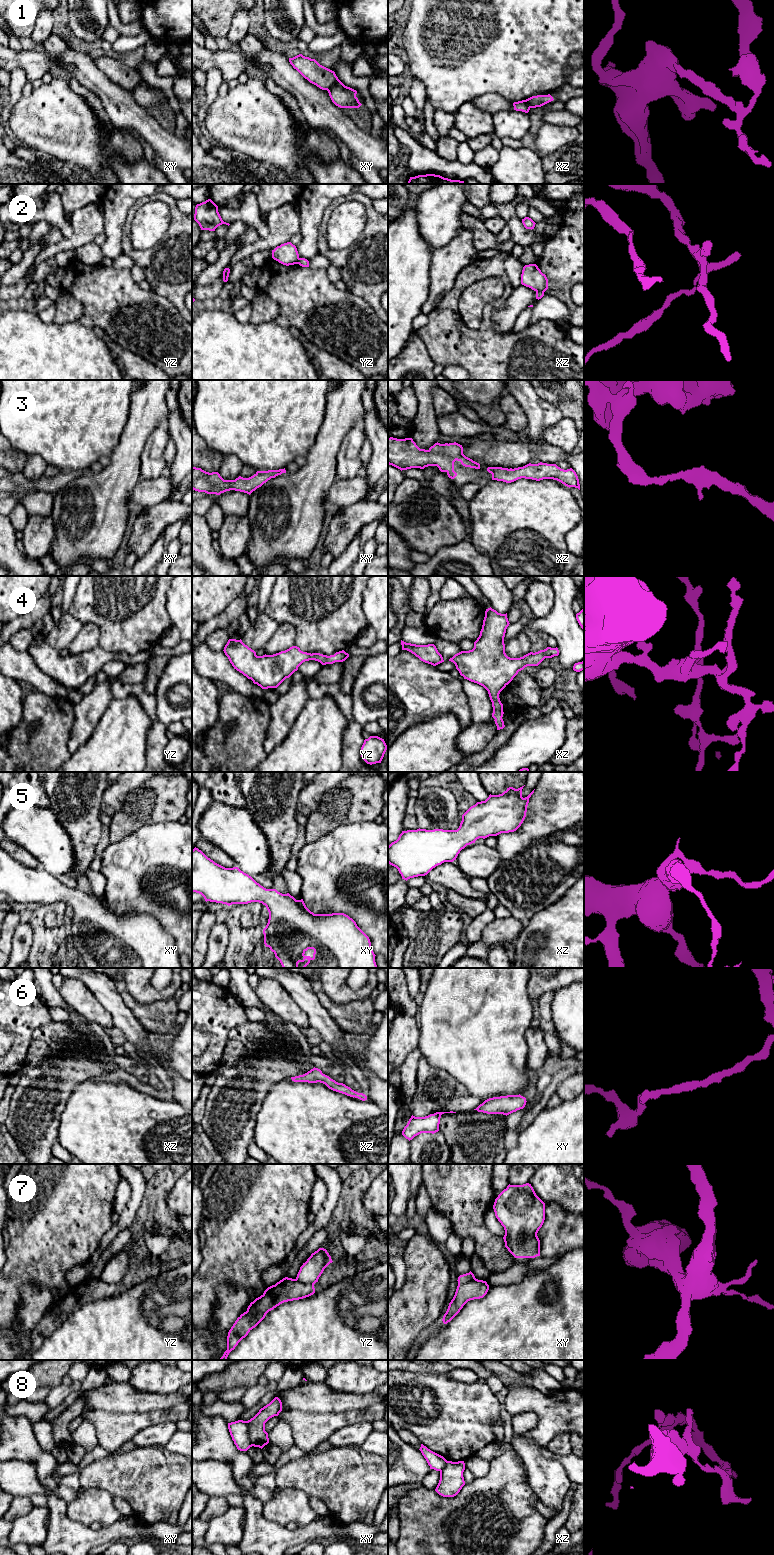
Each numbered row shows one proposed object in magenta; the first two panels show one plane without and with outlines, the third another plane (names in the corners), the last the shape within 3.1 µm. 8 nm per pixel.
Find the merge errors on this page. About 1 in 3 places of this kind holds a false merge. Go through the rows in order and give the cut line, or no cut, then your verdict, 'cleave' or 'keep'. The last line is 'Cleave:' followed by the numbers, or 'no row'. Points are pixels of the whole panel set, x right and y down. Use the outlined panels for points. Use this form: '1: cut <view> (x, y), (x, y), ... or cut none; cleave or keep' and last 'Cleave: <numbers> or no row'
1: cut xy (338, 79), (327, 90); cleave
2: cut yz (300, 258), (297, 263); cleave
3: cut none; keep
4: cut none; keep
5: cut none; keep
6: cut none; keep
7: cut yz (296, 1278), (313, 1285); cleave
8: cut xy (245, 1421), (248, 1427), (248, 1437), (252, 1445); cleave
Cleave: 1, 2, 7, 8

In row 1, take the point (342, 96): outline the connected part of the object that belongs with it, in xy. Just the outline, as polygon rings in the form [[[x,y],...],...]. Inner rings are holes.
[[[339,79],[328,93],[332,102],[340,108],[359,108],[362,105],[356,97],[357,91],[345,86]]]

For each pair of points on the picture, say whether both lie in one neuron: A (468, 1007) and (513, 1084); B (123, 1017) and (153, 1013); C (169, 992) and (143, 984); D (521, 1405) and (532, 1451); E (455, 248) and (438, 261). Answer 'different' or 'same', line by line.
A: same
B: different
C: same
D: different
E: same

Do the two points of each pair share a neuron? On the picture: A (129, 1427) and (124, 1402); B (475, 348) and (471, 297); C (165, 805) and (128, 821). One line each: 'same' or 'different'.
A: different
B: different
C: same

